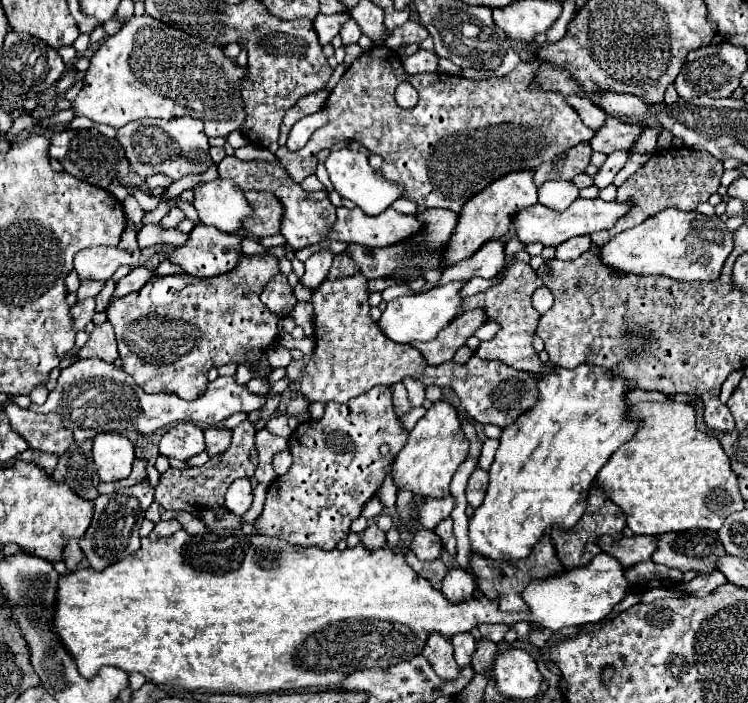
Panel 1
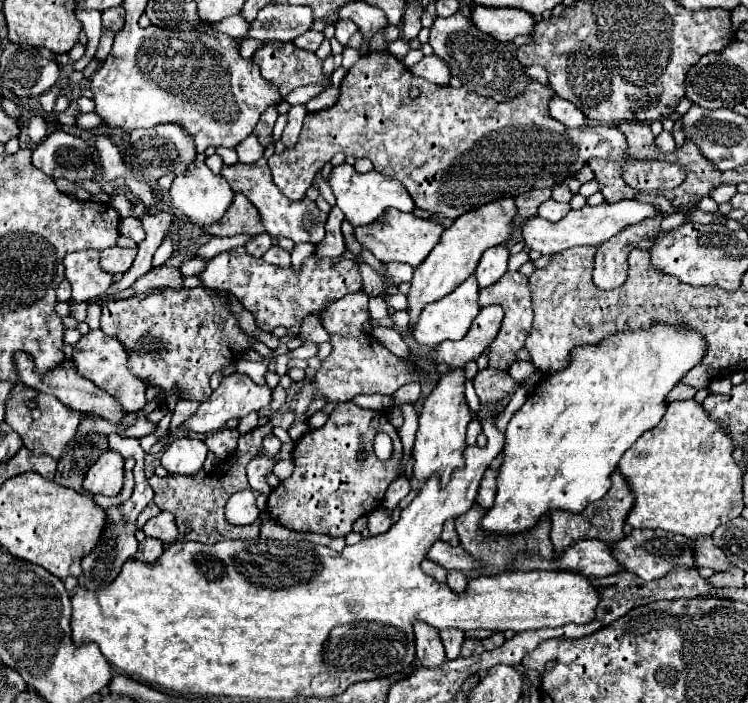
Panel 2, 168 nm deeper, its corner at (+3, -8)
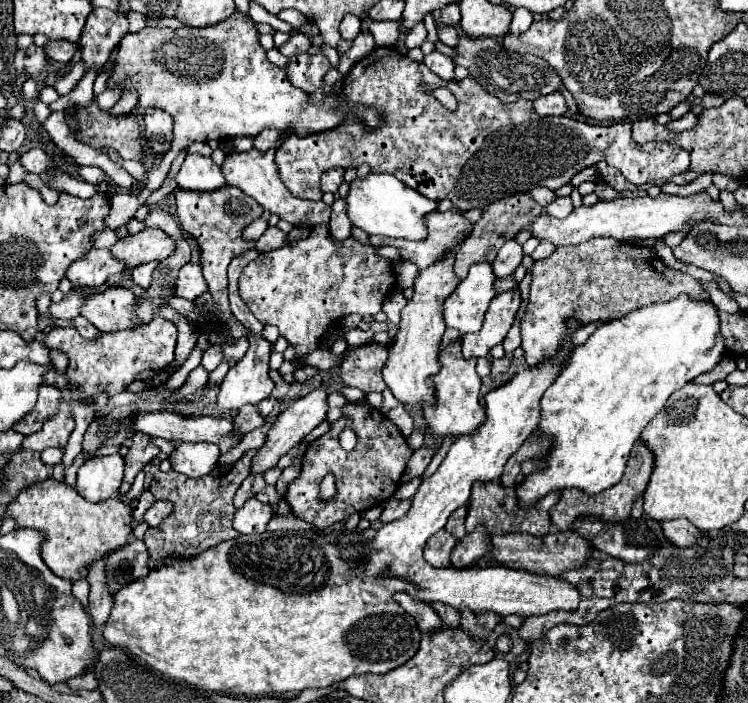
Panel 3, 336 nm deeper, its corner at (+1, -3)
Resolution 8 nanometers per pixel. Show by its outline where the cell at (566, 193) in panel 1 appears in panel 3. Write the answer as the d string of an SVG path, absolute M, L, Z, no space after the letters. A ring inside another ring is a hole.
M562 196L562 198L556 198L554 202L550 202L546 206L546 212L554 218L566 218L570 212L572 212L572 202L570 202L570 196Z

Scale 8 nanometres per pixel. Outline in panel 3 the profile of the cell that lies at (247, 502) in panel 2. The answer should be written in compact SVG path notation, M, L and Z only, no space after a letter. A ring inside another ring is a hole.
M250 498L248 504L244 504L234 514L234 530L240 534L256 534L264 532L268 520L272 518L270 504L262 504L256 498Z

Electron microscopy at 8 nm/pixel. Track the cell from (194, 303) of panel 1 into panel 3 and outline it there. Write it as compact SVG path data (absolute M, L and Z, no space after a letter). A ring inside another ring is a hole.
M116 286L104 294L88 298L80 314L90 320L100 332L116 332L138 326L136 310L138 306L132 290Z

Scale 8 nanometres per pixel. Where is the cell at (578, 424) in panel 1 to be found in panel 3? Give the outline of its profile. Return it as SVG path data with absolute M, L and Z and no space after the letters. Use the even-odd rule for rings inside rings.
M678 296L670 302L662 302L662 304L650 304L646 308L640 308L640 310L634 310L630 312L628 316L620 318L620 320L612 320L612 322L606 322L602 326L596 328L596 332L582 344L582 346L576 346L564 366L564 370L558 374L558 378L548 386L548 390L544 392L542 400L540 400L540 422L538 422L538 428L536 428L536 434L540 438L548 438L550 440L550 450L548 454L542 458L544 460L544 468L538 468L534 470L532 474L524 476L520 482L516 482L516 498L520 502L520 506L534 506L542 496L550 494L550 492L560 492L564 488L578 488L586 494L598 494L610 486L614 486L616 482L620 482L622 478L622 472L626 468L626 460L628 460L628 454L632 450L632 446L636 444L636 440L640 438L640 432L644 430L644 426L664 408L666 400L670 398L672 392L676 392L678 388L682 388L686 382L692 382L698 374L704 374L708 370L712 370L720 358L722 358L722 352L724 352L724 340L722 336L718 334L718 328L720 328L720 322L718 322L718 314L716 314L716 306L712 302L694 302L690 300L688 296Z

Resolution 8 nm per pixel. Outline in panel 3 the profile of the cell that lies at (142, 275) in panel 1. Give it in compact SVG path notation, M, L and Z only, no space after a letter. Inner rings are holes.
M184 264L180 268L180 274L176 278L176 294L178 298L186 298L186 300L194 300L200 294L204 294L208 290L208 284L202 276L202 270L198 264Z

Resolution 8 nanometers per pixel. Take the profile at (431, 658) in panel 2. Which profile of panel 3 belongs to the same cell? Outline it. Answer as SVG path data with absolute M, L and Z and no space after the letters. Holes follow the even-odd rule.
M396 594L394 598L396 598L396 602L400 602L400 606L408 614L412 614L412 618L416 620L416 624L418 624L418 628L420 628L422 634L432 634L438 628L442 628L442 622L440 622L438 614L434 612L434 608L430 604L424 604L420 600L414 600L408 594Z

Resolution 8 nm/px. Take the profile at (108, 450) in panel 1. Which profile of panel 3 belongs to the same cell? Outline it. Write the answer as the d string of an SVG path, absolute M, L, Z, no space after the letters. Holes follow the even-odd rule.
M120 454L94 456L78 470L76 490L90 502L100 502L118 496L124 476L124 458Z

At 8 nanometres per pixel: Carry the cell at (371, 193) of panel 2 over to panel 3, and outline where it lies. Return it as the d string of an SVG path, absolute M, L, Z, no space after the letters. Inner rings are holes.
M370 172L364 178L354 178L350 182L350 190L346 196L348 218L354 226L362 228L366 234L382 234L392 238L408 238L408 240L422 240L426 236L424 216L436 208L434 200L428 200L420 192L412 190L410 186L402 184L396 176L382 172Z

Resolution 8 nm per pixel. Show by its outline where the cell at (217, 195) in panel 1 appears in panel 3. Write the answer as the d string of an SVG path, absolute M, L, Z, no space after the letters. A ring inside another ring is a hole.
M188 154L180 172L176 174L178 188L190 192L212 192L226 186L224 174L220 166L212 162L212 158L204 158L200 154Z

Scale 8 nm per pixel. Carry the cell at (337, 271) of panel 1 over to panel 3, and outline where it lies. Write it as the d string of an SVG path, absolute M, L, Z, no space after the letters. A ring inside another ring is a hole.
M328 224L316 226L306 240L300 240L298 244L286 244L284 248L260 254L256 260L252 260L248 266L244 266L238 282L240 298L246 302L250 312L262 322L262 324L274 324L280 330L280 336L284 336L290 344L298 348L298 356L308 354L318 348L320 338L346 314L362 314L372 316L380 312L384 298L388 296L388 290L392 290L396 284L394 272L390 268L390 262L386 258L376 256L374 246L362 246L360 242L348 238L340 244L334 244L328 236Z

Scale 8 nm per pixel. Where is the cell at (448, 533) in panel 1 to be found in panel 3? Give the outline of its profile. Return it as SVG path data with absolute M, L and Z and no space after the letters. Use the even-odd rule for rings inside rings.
M466 506L458 508L456 512L450 514L448 522L446 522L446 530L450 534L454 534L456 538L464 538L466 536L466 530L464 530L464 518L466 518Z

